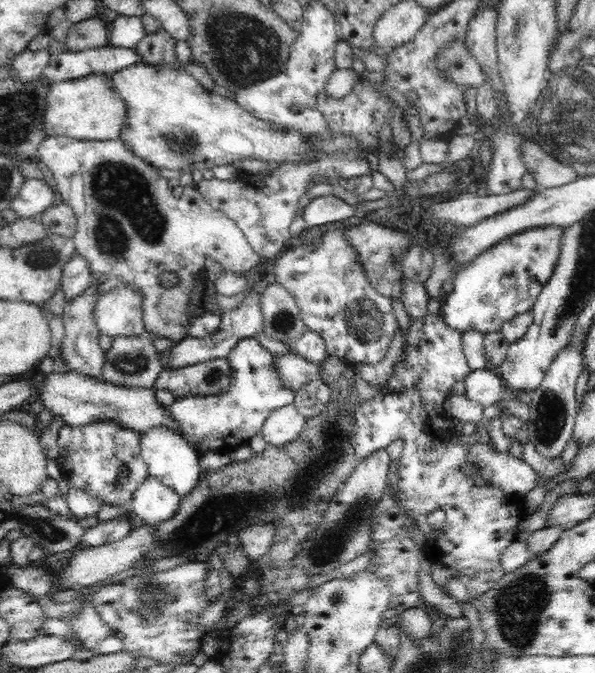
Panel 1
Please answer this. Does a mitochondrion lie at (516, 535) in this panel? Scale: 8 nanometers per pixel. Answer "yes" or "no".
no

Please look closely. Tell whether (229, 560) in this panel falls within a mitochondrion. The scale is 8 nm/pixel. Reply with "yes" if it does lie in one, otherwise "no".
no

